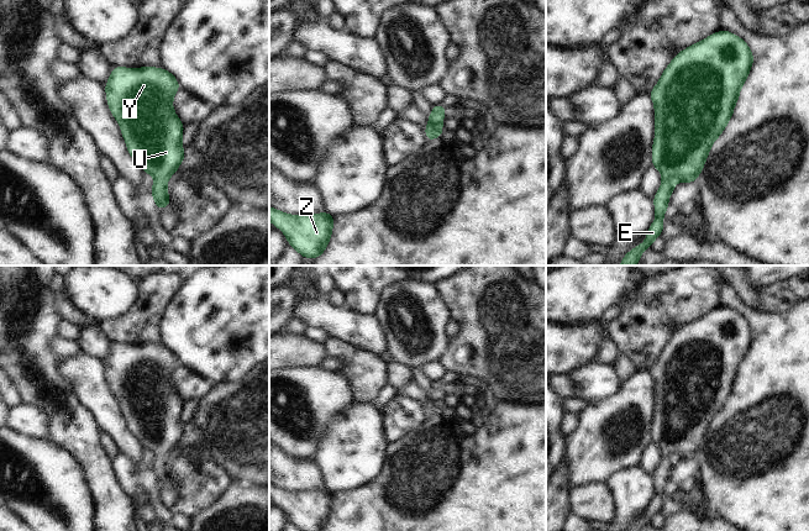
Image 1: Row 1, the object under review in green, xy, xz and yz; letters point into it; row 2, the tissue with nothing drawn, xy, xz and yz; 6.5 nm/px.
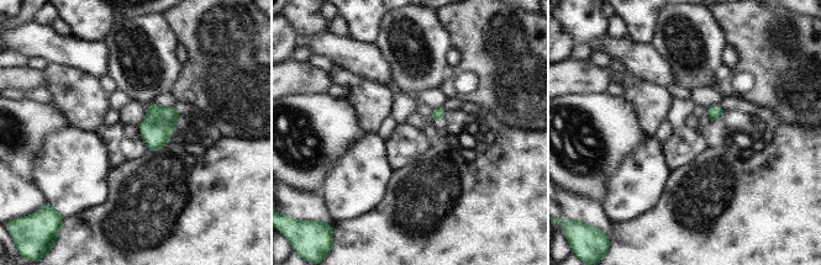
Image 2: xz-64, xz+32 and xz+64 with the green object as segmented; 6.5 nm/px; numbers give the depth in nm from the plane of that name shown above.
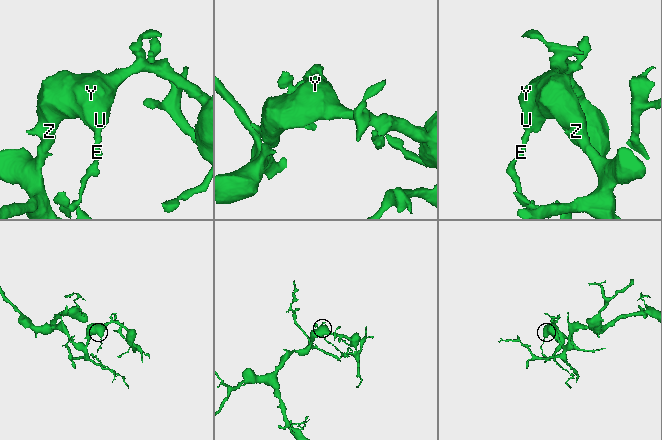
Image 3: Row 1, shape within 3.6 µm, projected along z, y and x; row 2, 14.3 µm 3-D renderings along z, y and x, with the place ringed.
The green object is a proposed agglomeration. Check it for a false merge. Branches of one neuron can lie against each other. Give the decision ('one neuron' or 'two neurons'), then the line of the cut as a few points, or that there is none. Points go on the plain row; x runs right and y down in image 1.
one neuron; no cut

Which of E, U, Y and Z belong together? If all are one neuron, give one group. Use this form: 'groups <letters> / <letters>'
groups E U Y Z

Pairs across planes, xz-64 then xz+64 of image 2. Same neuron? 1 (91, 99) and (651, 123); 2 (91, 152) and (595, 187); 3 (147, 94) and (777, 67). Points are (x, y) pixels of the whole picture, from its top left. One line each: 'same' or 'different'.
1: same
2: different
3: different

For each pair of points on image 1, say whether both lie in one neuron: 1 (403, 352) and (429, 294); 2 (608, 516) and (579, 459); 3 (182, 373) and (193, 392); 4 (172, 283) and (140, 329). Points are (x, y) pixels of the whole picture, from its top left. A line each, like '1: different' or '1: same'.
1: same
2: different
3: same
4: same

